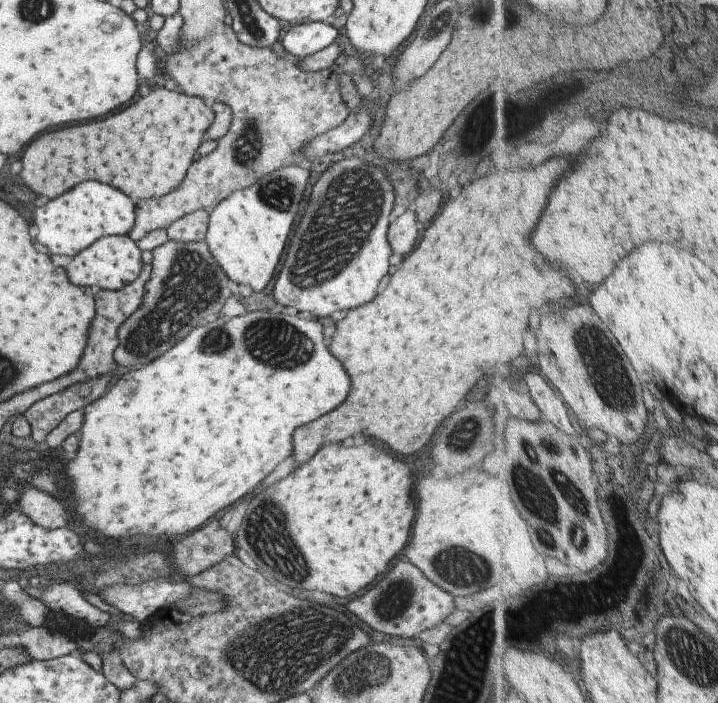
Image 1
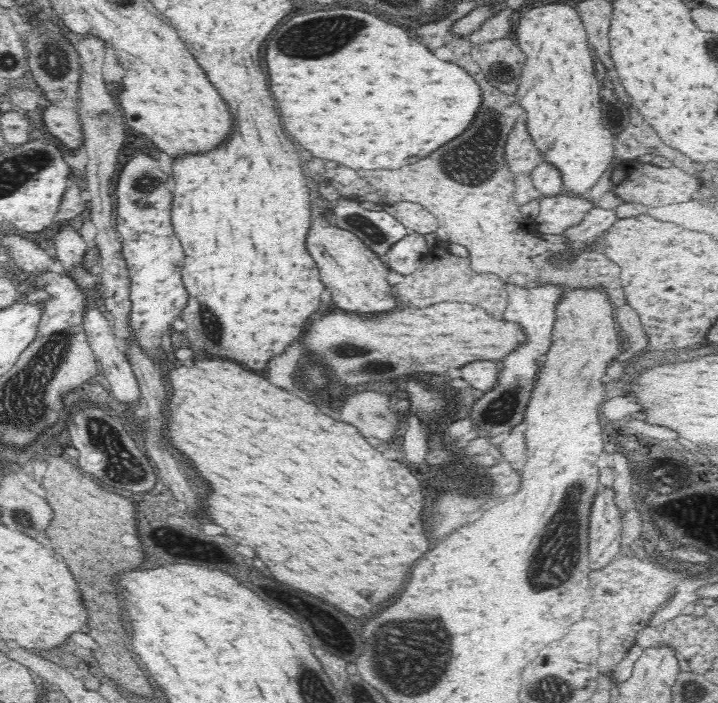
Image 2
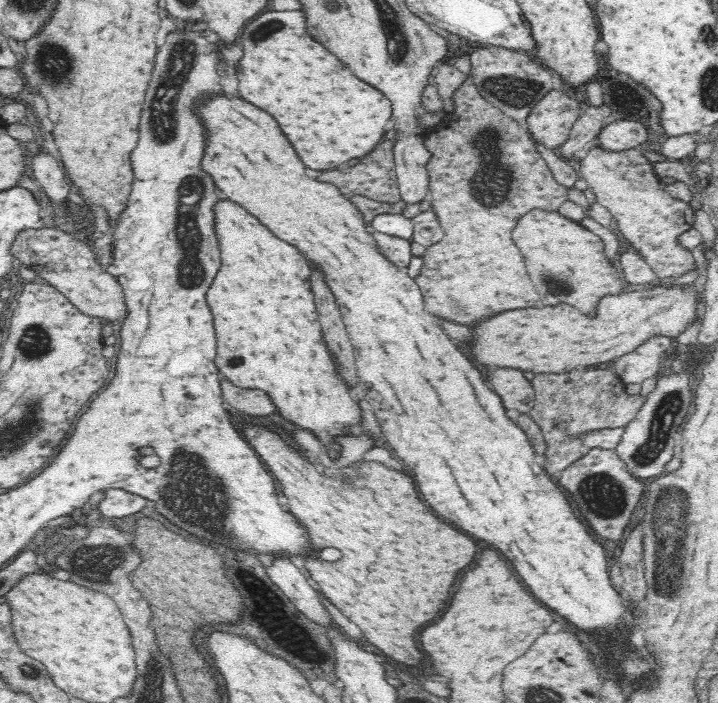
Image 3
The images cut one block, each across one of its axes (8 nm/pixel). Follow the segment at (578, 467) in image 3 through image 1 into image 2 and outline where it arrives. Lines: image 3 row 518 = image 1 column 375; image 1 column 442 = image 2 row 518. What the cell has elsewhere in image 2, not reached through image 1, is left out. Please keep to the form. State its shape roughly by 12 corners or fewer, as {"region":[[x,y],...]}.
{"region":[[600,487],[590,510],[590,570],[624,553],[614,491]]}

